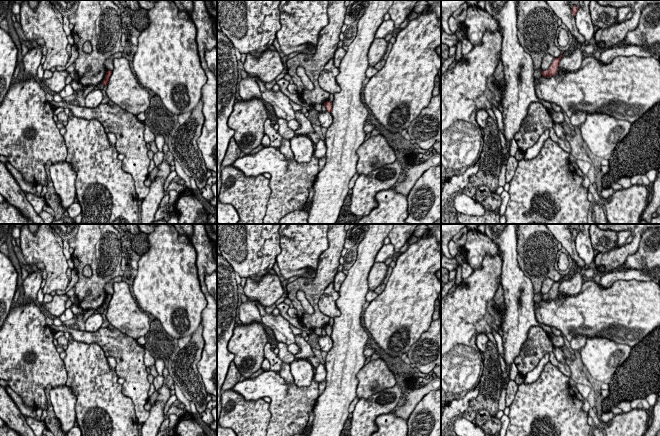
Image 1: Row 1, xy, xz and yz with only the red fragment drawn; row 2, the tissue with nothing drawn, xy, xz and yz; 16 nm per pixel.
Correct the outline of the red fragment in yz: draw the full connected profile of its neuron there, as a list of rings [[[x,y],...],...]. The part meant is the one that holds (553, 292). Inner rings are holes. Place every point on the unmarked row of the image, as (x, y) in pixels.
[[[563,276],[558,282],[554,282],[552,288],[550,289],[549,293],[546,295],[542,295],[542,300],[544,301],[551,301],[555,300],[557,295],[558,295],[558,290],[559,290],[559,284],[561,283]]]

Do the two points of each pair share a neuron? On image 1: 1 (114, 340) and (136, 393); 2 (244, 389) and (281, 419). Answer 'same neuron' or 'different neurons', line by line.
1: same neuron
2: same neuron

